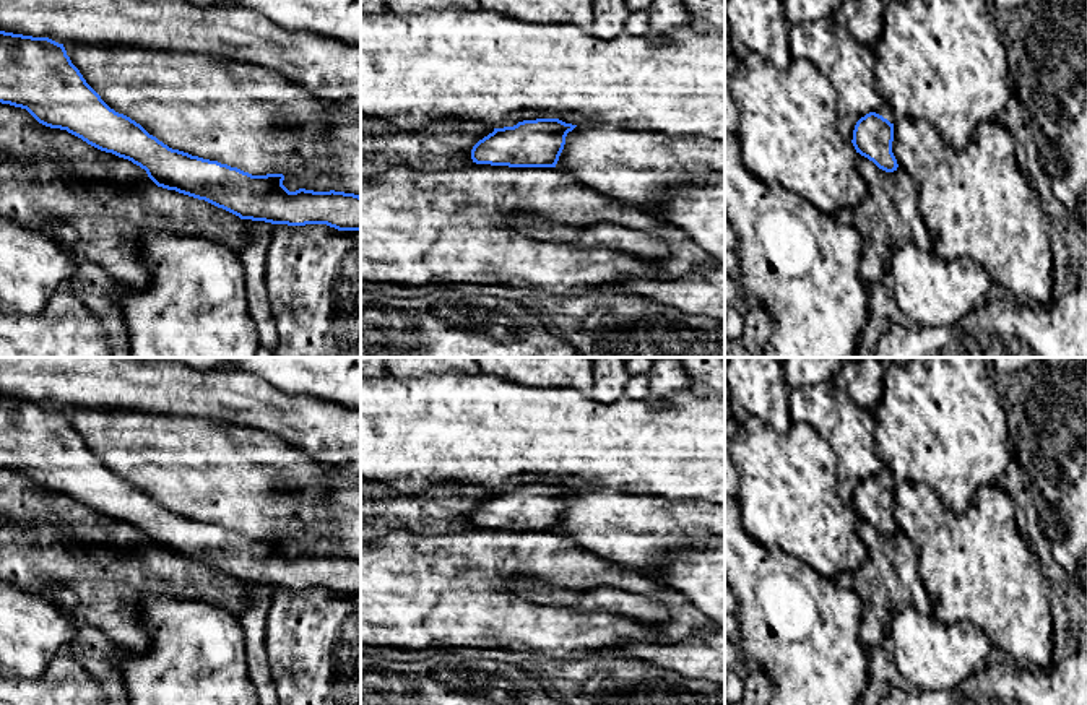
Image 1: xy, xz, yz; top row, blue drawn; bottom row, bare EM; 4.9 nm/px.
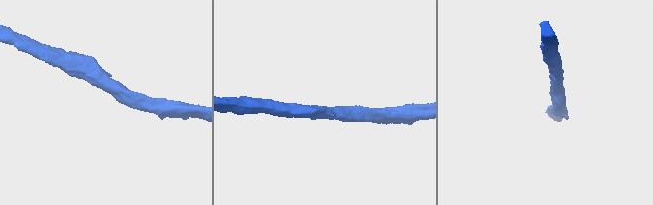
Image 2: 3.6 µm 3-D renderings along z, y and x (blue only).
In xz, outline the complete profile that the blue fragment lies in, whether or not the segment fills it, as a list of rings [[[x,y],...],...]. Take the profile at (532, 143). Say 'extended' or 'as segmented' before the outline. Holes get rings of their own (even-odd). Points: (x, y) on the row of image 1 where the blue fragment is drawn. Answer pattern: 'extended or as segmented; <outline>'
as segmented; [[[536,119],[494,128],[473,146],[471,159],[491,166],[556,167],[565,136],[575,127],[559,119]]]

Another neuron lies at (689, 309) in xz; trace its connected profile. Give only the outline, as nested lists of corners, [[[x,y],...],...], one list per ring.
[[[725,180],[669,187],[648,213],[684,231],[715,260],[715,268],[676,279],[629,278],[613,291],[671,305],[678,315],[707,315],[725,323]]]

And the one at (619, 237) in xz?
[[[513,214],[510,219],[523,234],[544,242],[603,245],[640,257],[645,262],[656,262],[669,253],[668,245],[661,239],[626,226],[562,226],[548,219],[536,219],[531,214]]]

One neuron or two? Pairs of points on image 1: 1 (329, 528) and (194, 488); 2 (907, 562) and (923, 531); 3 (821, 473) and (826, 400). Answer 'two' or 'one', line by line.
1: one
2: two
3: two

